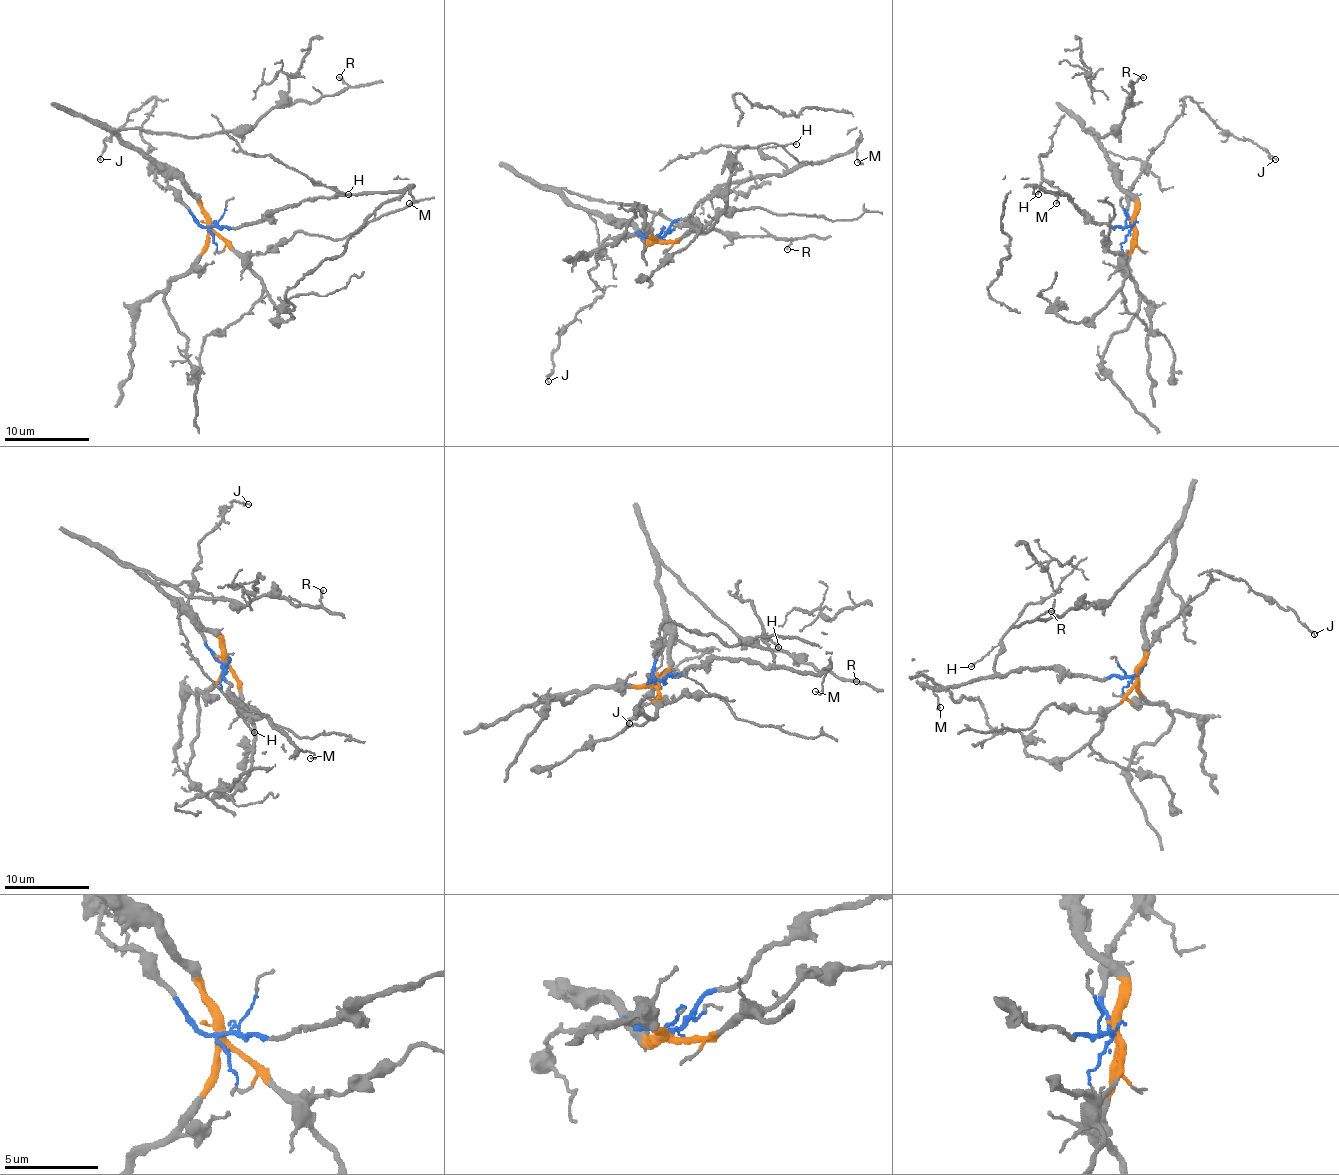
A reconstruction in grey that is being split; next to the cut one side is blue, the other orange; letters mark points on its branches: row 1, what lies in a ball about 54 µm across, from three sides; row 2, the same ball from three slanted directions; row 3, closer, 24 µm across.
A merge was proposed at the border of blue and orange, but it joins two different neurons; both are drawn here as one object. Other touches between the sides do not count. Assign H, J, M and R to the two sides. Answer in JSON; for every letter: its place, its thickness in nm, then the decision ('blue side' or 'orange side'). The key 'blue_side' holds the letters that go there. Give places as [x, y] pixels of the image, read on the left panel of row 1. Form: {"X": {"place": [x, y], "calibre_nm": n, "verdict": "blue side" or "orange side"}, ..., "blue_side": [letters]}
{"H": {"place": [348, 194], "calibre_nm": 120, "verdict": "blue side"}, "J": {"place": [100, 159], "calibre_nm": 100, "verdict": "blue side"}, "M": {"place": [409, 203], "calibre_nm": 140, "verdict": "blue side"}, "R": {"place": [339, 77], "calibre_nm": 140, "verdict": "orange side"}, "blue_side": ["H", "J", "M"]}

